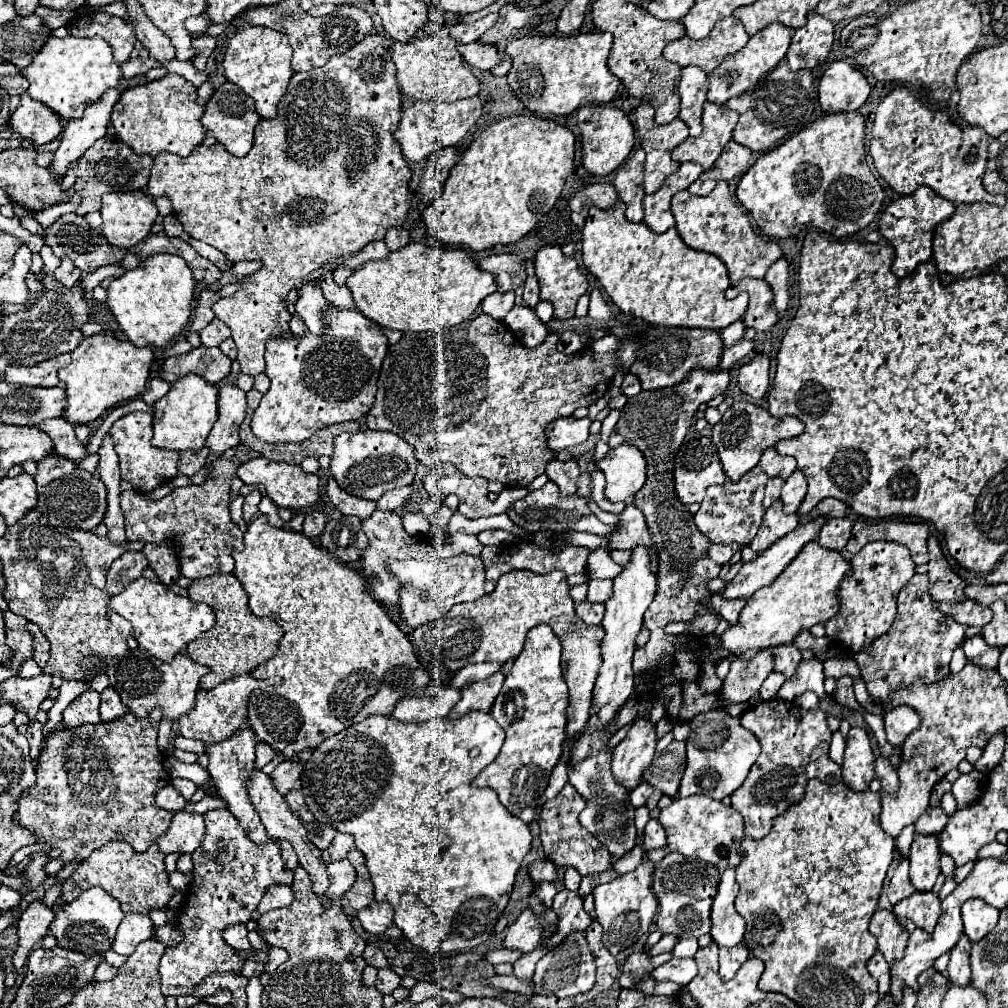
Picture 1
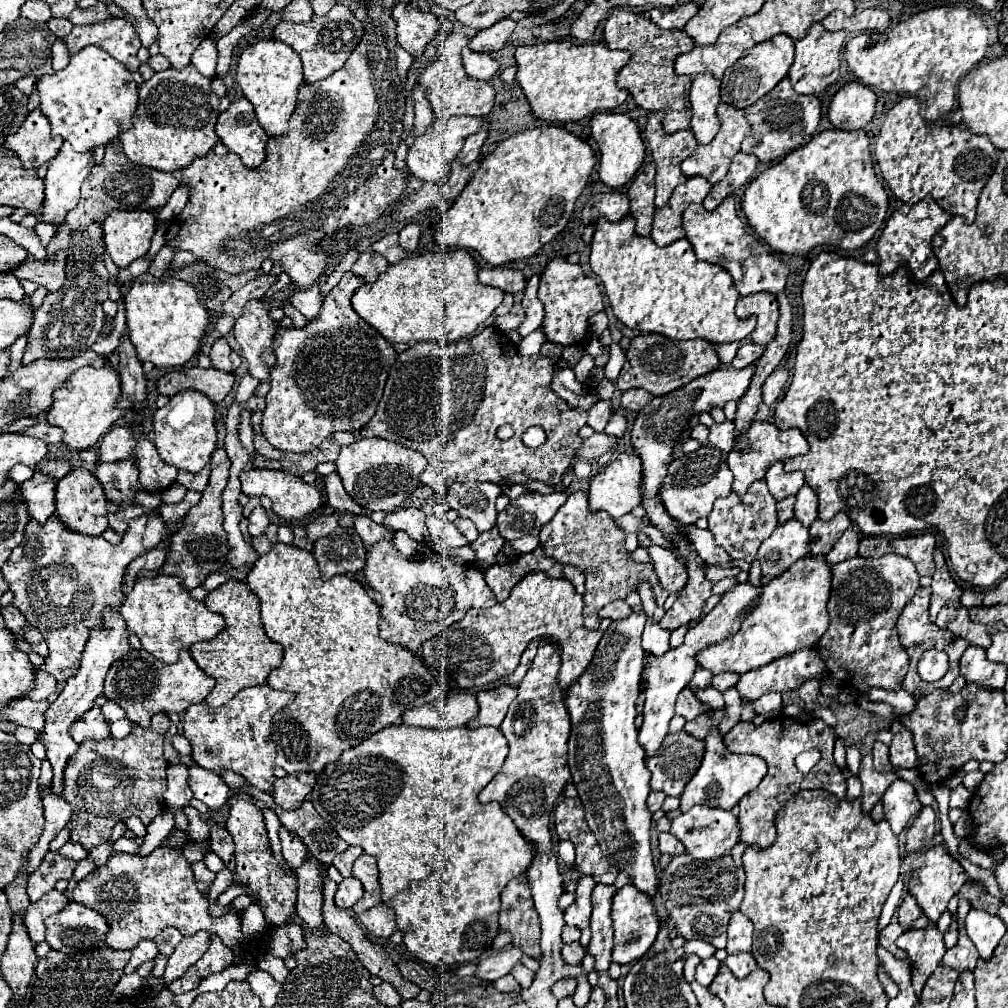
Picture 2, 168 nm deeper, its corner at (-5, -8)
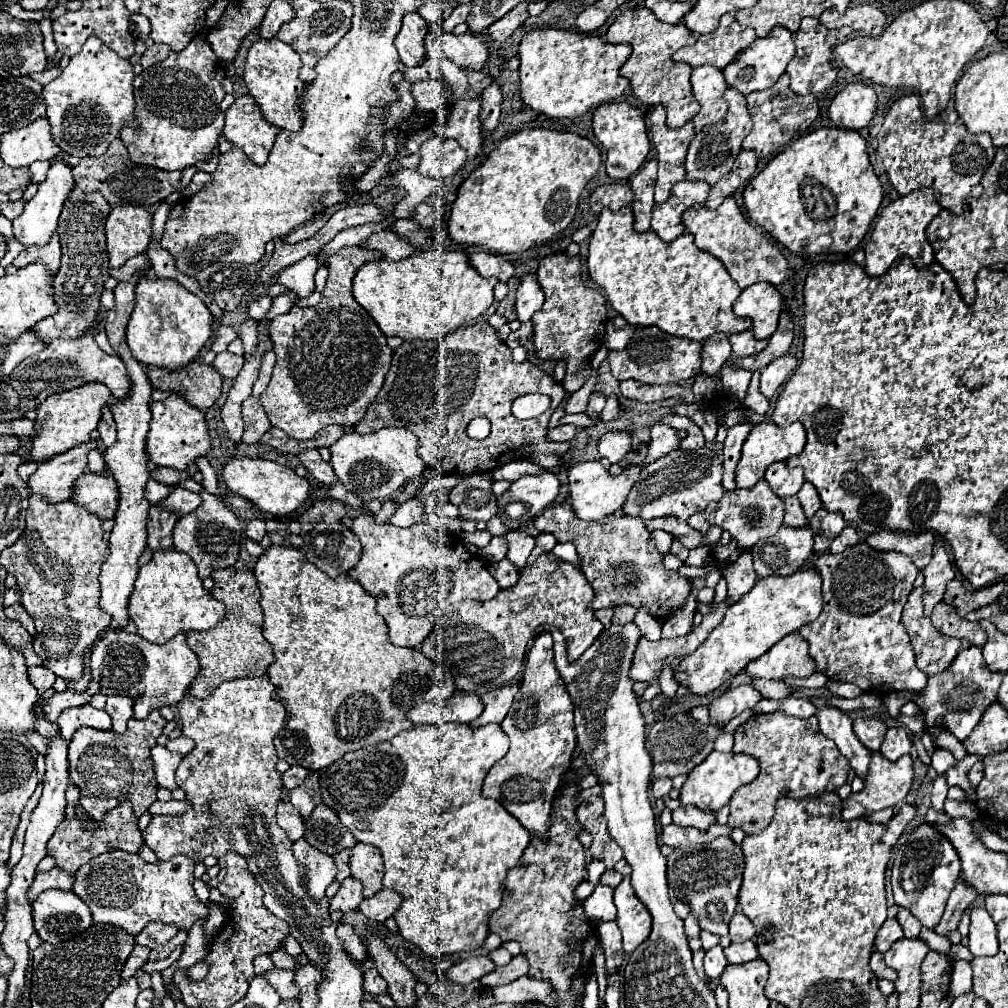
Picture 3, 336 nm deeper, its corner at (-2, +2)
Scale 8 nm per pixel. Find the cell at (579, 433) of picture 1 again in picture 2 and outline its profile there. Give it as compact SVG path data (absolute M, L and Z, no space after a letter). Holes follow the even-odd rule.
M596 432L592 434L590 438L582 440L580 448L576 450L576 458L584 458L584 460L594 460L594 458L600 458L610 446L616 444L616 438L614 436L608 436L604 432Z

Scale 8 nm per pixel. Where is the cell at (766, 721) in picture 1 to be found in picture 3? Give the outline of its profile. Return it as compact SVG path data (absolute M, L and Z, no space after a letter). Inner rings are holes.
M773 712L773 714L757 714L751 716L745 724L741 724L735 730L735 746L733 752L741 752L747 756L753 756L759 762L759 776L749 782L747 786L741 786L731 802L729 802L729 826L731 828L741 828L745 834L757 834L761 832L773 818L775 814L775 802L781 796L789 798L805 798L805 796L817 796L823 792L835 792L839 786L845 784L847 774L849 774L849 760L835 748L835 742L829 740L819 732L817 718L811 716L809 720L801 720L795 716L787 716L783 712Z

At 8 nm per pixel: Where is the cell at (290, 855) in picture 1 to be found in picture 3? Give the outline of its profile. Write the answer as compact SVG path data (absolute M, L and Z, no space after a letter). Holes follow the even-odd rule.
M279 800L279 804L277 804L277 822L289 834L289 840L291 842L299 840L303 836L303 832L305 832L303 816L289 802Z

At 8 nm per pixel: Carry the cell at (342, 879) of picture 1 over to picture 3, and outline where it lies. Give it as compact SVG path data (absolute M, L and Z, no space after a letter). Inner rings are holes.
M345 878L341 882L341 888L339 892L331 898L331 904L329 904L329 912L335 912L335 910L341 910L341 912L349 912L349 910L355 910L361 900L363 900L363 888L361 888L361 882L355 880L355 878Z

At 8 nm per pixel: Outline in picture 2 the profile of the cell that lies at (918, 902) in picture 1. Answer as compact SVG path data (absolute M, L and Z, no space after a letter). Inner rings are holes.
M928 922L922 930L906 930L896 940L896 946L906 950L914 968L914 988L920 994L926 978L940 966L946 952L944 934L938 930L936 922Z

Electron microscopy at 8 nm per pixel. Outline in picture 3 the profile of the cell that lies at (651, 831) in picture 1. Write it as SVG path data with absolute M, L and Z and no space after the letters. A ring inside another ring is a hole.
M669 824L663 828L663 844L671 846L671 848L697 848L701 844L707 844L711 840L715 840L717 836L729 836L731 834L731 826L725 824L713 824L709 826L707 830L697 830L693 826L689 828L683 828L683 826L675 826L675 824Z

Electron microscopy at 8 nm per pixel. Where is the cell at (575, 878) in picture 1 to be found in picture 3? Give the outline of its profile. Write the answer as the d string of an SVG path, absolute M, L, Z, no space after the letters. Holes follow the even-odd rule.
M593 860L593 862L587 866L587 880L597 886L603 872L605 872L605 864L603 864L601 860Z

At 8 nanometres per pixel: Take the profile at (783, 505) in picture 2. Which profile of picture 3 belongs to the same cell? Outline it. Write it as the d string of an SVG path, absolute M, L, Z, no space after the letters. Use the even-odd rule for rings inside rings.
M791 496L789 500L785 500L785 526L791 526L791 528L809 526L809 520L805 518L797 496Z

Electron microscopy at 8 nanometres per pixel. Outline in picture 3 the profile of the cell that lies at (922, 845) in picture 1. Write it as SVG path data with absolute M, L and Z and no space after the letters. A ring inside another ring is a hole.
M923 824L913 828L907 836L903 834L901 850L895 850L895 862L891 868L891 886L895 904L907 908L925 928L935 928L945 910L945 900L953 890L953 884L961 876L961 862L955 848L939 836L935 826Z

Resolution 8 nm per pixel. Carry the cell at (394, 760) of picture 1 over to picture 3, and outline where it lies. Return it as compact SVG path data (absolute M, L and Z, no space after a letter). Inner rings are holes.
M421 724L415 726L409 732L401 732L397 734L393 740L381 742L381 744L373 744L369 748L357 750L357 752L347 752L337 764L331 764L329 768L321 770L321 792L323 792L323 804L327 804L329 808L333 808L337 812L337 816L341 818L341 822L349 828L349 832L363 844L373 844L381 850L381 856L385 860L385 876L383 876L383 886L389 890L395 890L403 902L397 908L397 912L393 914L393 918L397 920L399 932L405 940L413 942L415 946L419 946L427 956L449 956L449 954L459 954L459 952L471 952L483 946L487 934L489 934L489 918L491 914L501 906L501 896L503 896L503 884L507 878L507 872L511 868L515 868L519 864L519 858L523 856L523 850L527 848L531 834L525 832L525 828L521 828L521 824L517 824L517 820L513 820L513 816L509 816L509 812L491 798L483 798L481 796L481 784L483 778L487 776L487 772L491 770L491 766L501 760L509 750L509 738L505 736L505 732L501 730L499 724L485 724L481 728L471 728L467 724Z

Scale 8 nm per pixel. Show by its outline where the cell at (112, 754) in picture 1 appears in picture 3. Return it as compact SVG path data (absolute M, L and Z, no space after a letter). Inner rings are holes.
M151 712L145 720L131 718L125 734L113 730L79 728L69 744L69 774L73 784L81 788L81 806L91 820L101 820L105 812L121 804L121 800L131 800L133 810L141 816L157 798L155 764L151 758L151 748L157 744L155 738L163 734L166 721L157 712Z

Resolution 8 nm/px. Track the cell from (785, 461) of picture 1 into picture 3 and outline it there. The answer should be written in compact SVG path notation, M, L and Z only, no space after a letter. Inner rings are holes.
M785 462L771 464L765 472L765 480L771 484L771 490L779 498L795 496L805 482L801 468L789 468Z

